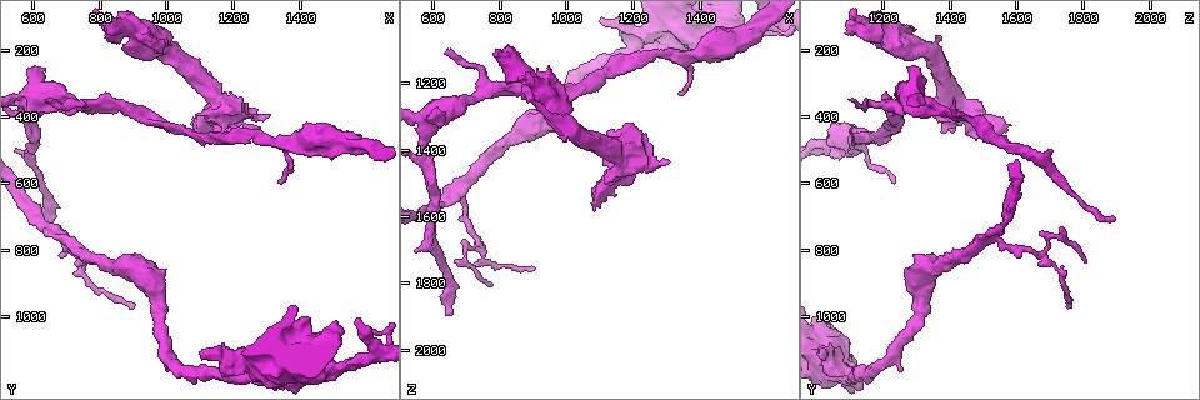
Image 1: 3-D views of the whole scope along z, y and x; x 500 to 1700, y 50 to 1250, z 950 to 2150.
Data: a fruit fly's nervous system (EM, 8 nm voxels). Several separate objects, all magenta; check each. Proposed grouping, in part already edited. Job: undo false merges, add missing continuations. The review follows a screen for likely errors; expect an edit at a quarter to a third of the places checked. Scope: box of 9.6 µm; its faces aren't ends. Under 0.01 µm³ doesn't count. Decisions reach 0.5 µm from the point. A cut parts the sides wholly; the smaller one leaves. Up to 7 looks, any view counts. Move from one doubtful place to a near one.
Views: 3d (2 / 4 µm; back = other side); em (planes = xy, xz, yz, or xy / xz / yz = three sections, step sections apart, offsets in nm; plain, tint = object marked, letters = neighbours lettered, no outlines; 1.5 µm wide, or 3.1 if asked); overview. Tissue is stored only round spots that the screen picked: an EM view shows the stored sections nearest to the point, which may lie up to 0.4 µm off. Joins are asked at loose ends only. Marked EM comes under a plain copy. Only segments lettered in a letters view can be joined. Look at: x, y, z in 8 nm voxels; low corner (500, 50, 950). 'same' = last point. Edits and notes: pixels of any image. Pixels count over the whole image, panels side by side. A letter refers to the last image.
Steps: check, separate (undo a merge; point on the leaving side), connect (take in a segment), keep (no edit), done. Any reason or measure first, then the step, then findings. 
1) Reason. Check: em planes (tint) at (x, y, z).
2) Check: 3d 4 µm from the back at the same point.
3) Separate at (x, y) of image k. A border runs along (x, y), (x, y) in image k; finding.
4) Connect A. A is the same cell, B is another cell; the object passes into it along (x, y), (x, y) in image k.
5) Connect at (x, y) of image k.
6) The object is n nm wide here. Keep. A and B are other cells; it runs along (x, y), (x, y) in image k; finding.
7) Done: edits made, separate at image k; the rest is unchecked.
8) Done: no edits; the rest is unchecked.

Tapers out. Check: 3d 2 µm at (640, 340, 1120).

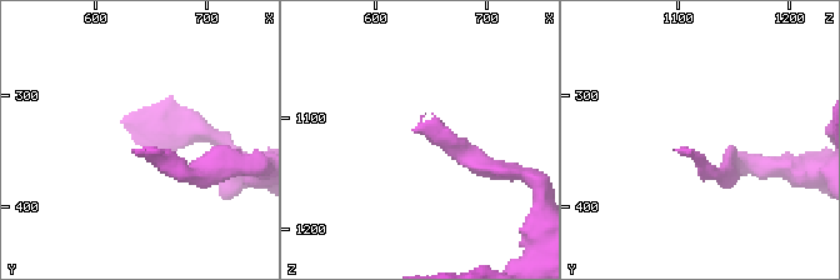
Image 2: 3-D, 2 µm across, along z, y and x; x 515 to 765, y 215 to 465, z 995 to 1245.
Need the tissue. Check: em planes (tint) at (634, 346, 1108).

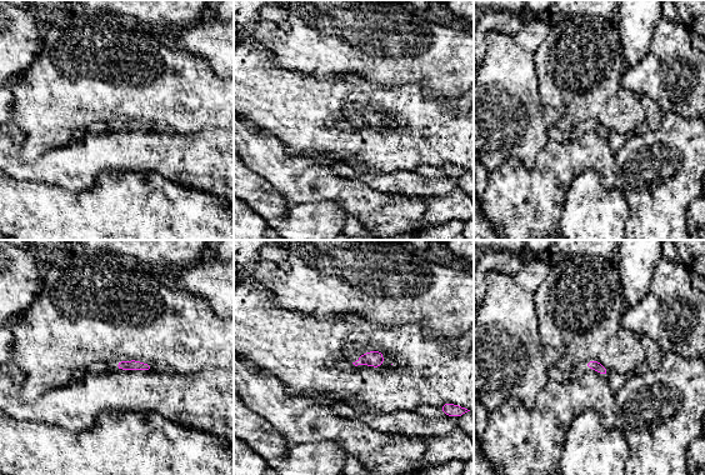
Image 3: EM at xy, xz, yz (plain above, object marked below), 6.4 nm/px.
See the neighbours. Check: em planes (letters) at the same point.

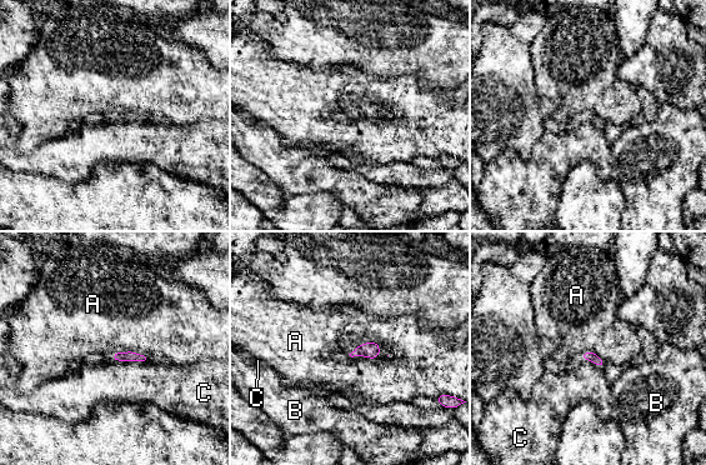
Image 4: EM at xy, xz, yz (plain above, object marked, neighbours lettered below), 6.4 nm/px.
The longest contact is with C, 240 nm. Keep. A, B and C are other cells; a border runs along (380, 346), (376, 358), (348, 354) in image 4; none of them fits.

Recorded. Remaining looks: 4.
Branch stops here. Check: 3d 4 µm at (760, 830, 1810).

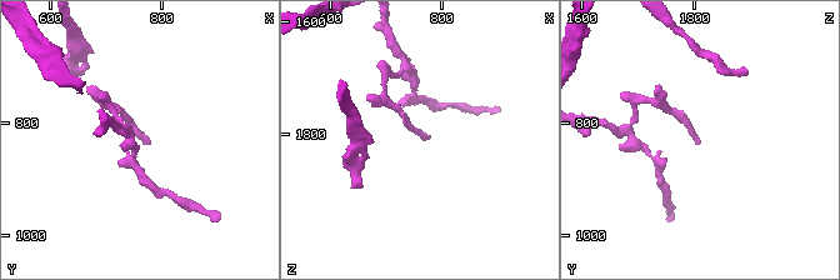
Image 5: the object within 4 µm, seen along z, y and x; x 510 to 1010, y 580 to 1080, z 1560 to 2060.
Shape alone is not enough. Check: em yz step 4 (tint) at (765, 835, 1810).

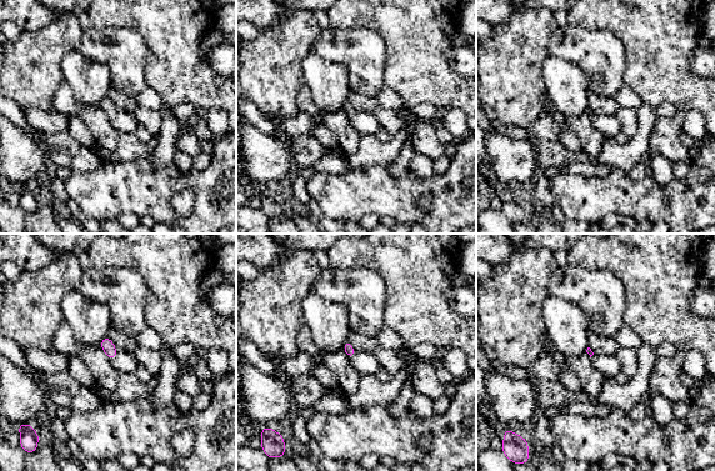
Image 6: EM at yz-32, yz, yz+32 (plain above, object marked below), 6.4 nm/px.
Check: em planes (letters) at the same point.

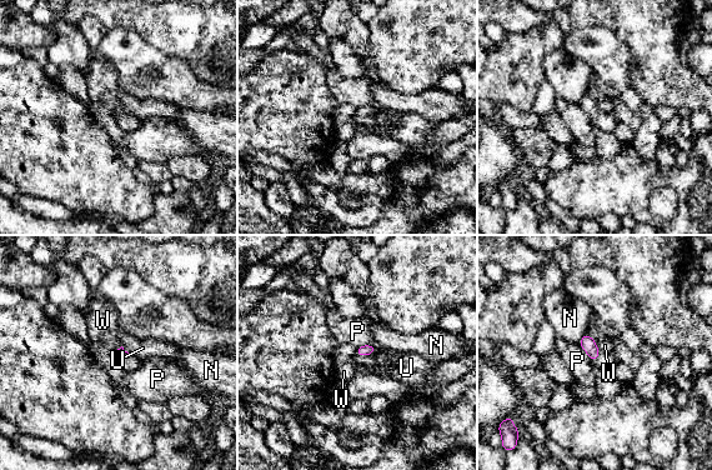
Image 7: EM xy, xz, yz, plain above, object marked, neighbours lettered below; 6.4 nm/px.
Keep. N, P, U and W are other cells; a border runs along (595, 343), (600, 351) in image 7; none of them fits.

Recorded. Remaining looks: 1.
Done: no edits; the rest is unchecked.

